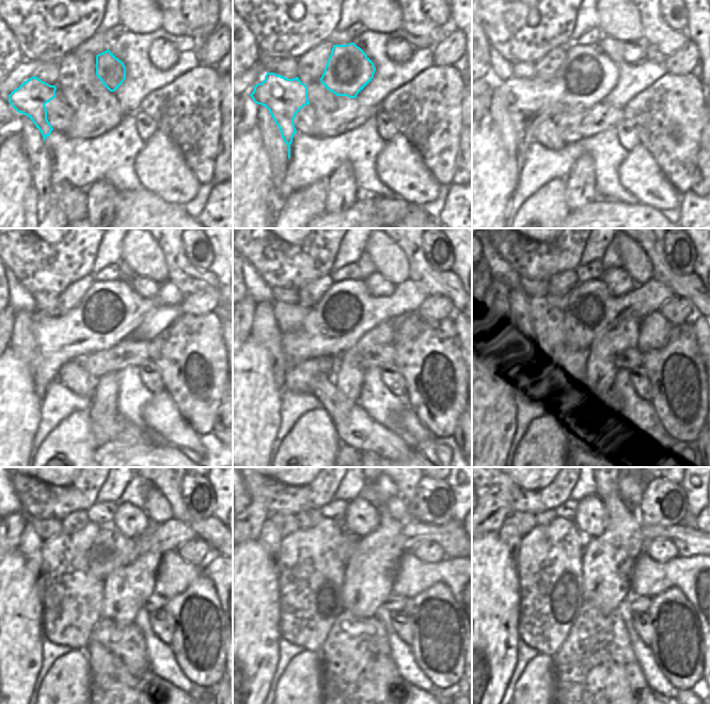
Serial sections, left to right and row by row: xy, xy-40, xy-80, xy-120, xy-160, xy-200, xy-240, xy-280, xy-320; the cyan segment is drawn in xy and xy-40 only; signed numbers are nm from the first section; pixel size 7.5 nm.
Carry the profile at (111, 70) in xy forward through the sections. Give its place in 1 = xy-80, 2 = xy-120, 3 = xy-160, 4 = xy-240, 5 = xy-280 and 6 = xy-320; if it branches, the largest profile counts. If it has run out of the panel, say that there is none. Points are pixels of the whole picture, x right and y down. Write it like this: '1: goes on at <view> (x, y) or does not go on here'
1: goes on at xy-80 (587, 76)
2: goes on at xy-120 (108, 314)
3: goes on at xy-160 (347, 310)
4: goes on at xy-240 (110, 549)
5: goes on at xy-280 (449, 537)
6: goes on at xy-320 (689, 541)

